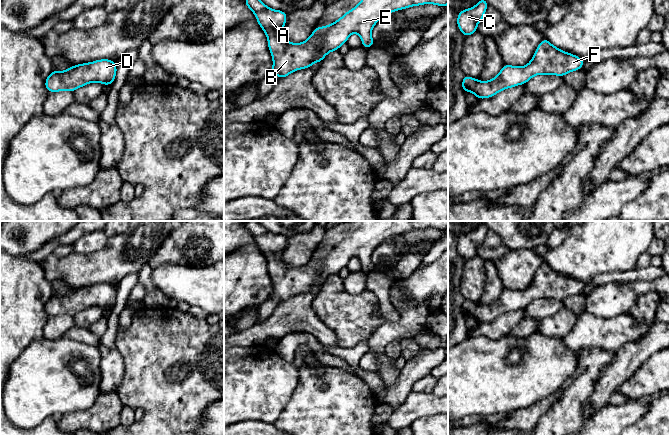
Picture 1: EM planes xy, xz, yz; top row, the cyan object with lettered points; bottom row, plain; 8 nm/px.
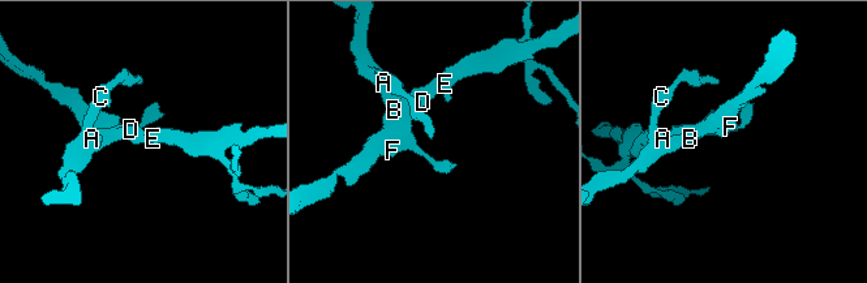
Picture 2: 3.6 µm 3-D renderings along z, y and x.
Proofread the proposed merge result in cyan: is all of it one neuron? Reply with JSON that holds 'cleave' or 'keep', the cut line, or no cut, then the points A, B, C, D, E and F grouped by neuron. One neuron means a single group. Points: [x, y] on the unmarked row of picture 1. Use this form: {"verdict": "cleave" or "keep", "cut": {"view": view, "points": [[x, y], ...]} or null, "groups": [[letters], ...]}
{"verdict": "keep", "cut": null, "groups": [["A", "B", "C", "D", "E", "F"]]}

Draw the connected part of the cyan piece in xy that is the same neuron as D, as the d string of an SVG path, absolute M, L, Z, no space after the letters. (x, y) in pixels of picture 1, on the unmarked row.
M96 284L74 289L66 295L53 294L45 304L45 311L48 316L74 316L77 312L93 306L110 309L115 304L116 296L116 287L112 284Z

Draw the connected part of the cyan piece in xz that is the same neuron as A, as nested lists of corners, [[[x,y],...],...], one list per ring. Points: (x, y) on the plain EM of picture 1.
[[[257,221],[244,223],[247,231],[255,238],[259,250],[268,263],[273,291],[270,298],[282,303],[290,297],[322,286],[331,275],[338,275],[352,257],[360,259],[365,273],[374,269],[371,260],[373,250],[386,239],[423,228],[448,229],[448,221],[363,221],[352,234],[340,243],[324,251],[316,251],[302,267],[290,267],[283,262],[287,237],[273,234]]]

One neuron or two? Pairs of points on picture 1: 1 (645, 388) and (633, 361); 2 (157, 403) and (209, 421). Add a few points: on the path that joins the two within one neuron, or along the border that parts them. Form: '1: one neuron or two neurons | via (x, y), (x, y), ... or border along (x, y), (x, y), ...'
1: two neurons | border along (654, 353), (620, 385)
2: two neurons | border along (213, 402), (206, 408), (200, 424)

